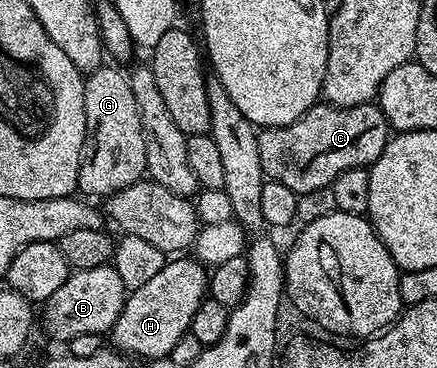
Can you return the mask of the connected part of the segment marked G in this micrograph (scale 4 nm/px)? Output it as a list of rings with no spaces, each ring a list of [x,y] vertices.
[[[111,63],[104,64],[102,69],[86,74],[83,83],[87,130],[83,140],[83,153],[79,156],[78,192],[88,193],[83,194],[88,198],[106,199],[111,194],[144,180],[147,171],[141,111],[137,111],[137,99],[133,95],[130,76],[119,69],[122,68]]]

